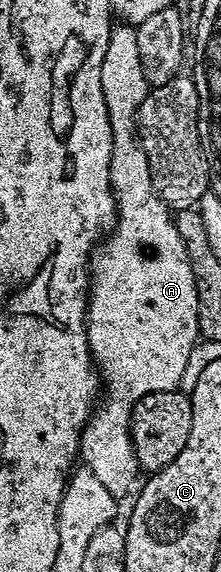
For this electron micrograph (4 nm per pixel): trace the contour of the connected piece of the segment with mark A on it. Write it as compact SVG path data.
M122 22L110 26L107 53L103 53L103 69L99 69L99 81L103 81L103 101L107 101L107 117L113 130L111 185L113 197L117 201L117 213L111 230L91 256L91 282L89 306L85 308L85 332L104 391L99 406L81 430L79 459L83 466L95 473L95 477L107 488L107 493L121 501L124 500L124 495L129 490L132 492L139 483L137 458L129 436L129 420L133 417L133 406L144 395L150 395L153 391L176 391L180 388L183 369L187 369L187 357L191 357L194 347L199 342L197 290L195 277L191 273L191 261L183 245L183 237L179 237L179 229L175 229L170 208L152 187L147 153L144 152L136 131L137 107L142 105L150 91L147 77L143 77L143 65L139 65L139 37L136 26Z

